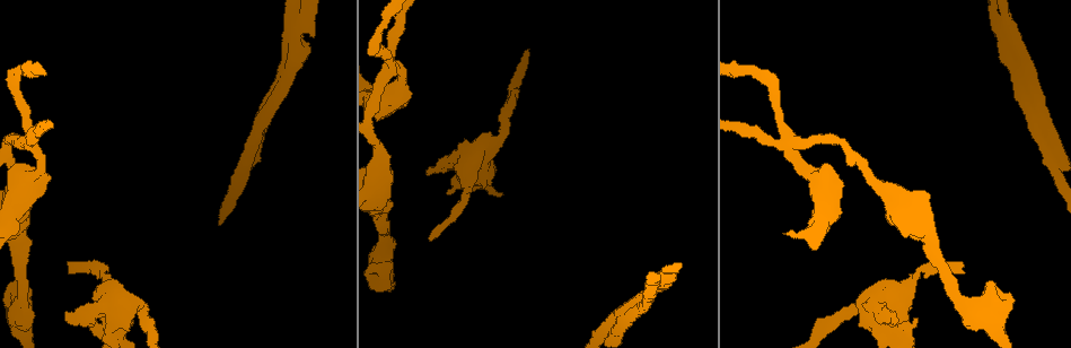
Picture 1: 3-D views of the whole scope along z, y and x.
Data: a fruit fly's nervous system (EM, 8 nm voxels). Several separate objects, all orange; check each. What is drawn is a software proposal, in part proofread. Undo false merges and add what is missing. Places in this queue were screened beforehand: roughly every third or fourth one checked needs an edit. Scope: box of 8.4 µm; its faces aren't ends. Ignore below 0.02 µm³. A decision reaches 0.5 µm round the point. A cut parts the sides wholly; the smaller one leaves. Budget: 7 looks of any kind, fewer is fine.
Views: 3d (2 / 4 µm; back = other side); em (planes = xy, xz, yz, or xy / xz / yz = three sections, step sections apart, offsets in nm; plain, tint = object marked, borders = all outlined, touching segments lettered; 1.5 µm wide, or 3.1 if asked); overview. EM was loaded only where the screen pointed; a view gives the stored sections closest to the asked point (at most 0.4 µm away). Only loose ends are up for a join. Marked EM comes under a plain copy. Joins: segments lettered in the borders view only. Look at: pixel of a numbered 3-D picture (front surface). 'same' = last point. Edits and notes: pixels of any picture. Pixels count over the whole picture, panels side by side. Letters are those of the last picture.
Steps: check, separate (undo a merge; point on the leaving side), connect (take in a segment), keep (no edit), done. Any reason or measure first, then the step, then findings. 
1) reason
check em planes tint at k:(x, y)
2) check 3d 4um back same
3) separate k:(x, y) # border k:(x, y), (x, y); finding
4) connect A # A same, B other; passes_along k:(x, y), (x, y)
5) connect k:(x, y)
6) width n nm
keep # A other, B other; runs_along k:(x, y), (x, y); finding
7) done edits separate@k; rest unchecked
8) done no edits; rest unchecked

sudden change in width
check em planes borders at 1:(855, 310)

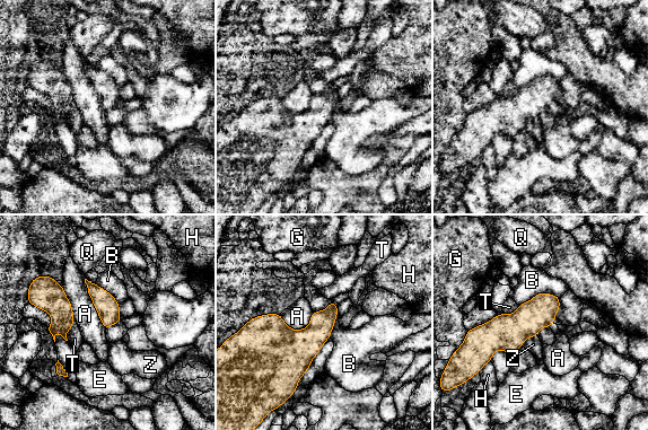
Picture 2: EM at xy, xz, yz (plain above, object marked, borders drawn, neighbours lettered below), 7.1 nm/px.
keep # A other, B other, E other, G other, H other, Q other, T other, Z other; runs_along 2:(557, 299), (519, 326), (469, 347); one neuron here

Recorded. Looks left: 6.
stops while still wide
check em planes borders at 1:(1011, 299)

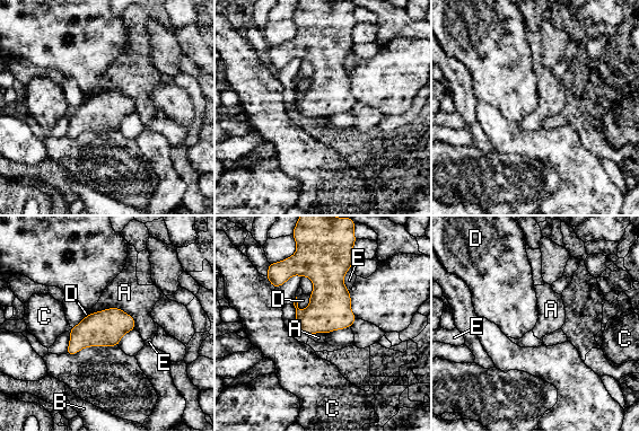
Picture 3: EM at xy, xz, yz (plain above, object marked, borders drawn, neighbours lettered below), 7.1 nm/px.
width 260 nm
keep # A other, B other, C other, D other, E other; border 3:(93, 311), (121, 308), (136, 328); no lettered segment goes on from it

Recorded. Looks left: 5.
looks like a crossing
check 3d 2um at 1:(792, 143)

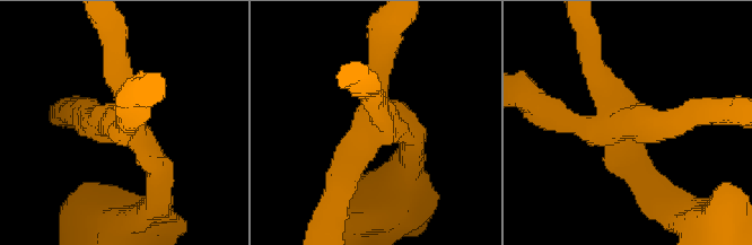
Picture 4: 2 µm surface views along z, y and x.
check em planes tint at 4:(626, 121)

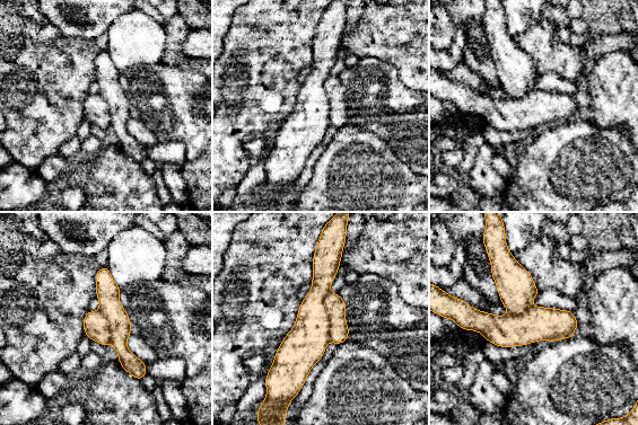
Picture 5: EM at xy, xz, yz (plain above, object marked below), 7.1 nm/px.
see the neighbours
check em planes borders same

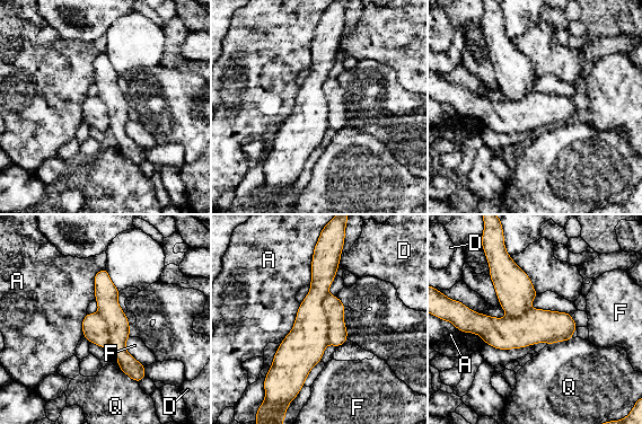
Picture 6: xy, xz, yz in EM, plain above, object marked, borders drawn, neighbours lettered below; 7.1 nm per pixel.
separate 6:(334, 309) # A other, D other, F other, Q other; part_leaving 6:(103, 272), (119, 350), (138, 378); a second neuron is stuck on

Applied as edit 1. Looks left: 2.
done edits separate@6; rest unchecked

